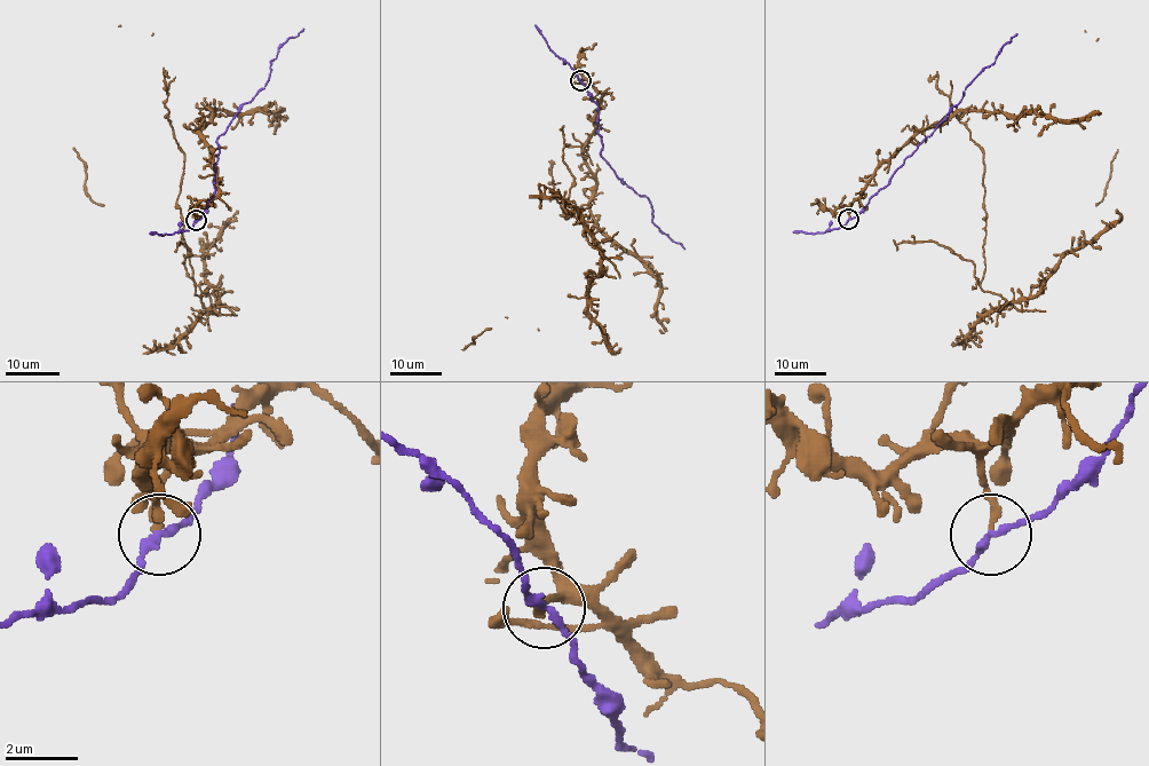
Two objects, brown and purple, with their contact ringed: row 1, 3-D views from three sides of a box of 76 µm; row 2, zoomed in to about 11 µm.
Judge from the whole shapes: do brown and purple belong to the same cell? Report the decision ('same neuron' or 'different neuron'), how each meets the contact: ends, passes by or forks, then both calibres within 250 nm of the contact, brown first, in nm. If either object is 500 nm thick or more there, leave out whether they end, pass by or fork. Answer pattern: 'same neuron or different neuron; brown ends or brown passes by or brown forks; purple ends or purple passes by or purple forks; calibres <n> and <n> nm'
different neuron; brown ends; purple passes by; calibres 220 and 200 nm

